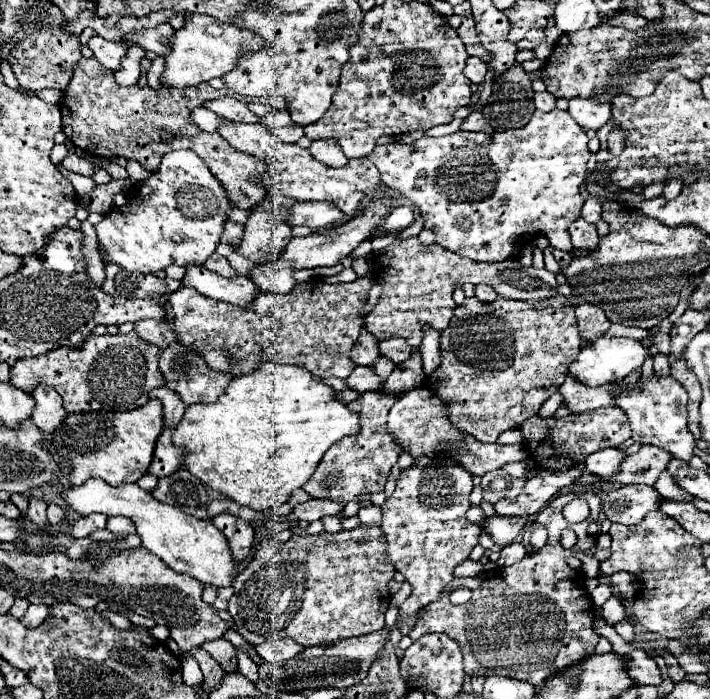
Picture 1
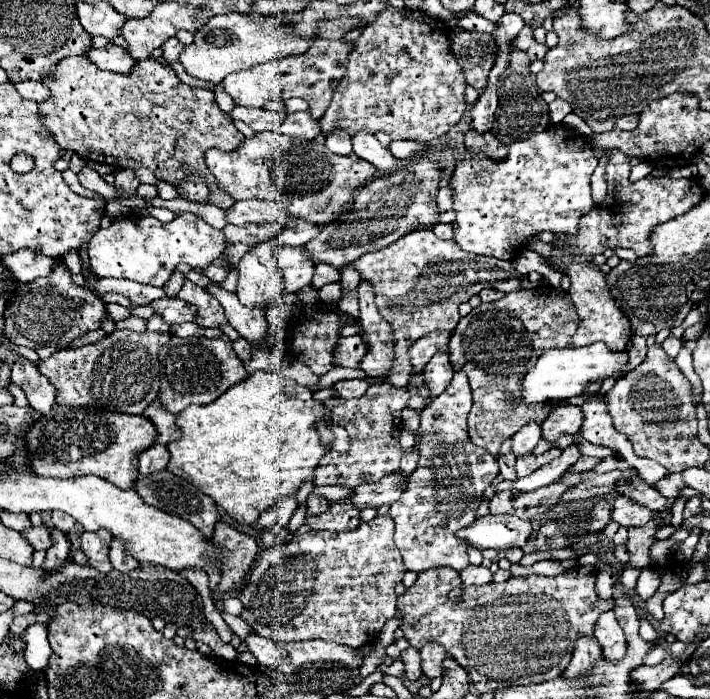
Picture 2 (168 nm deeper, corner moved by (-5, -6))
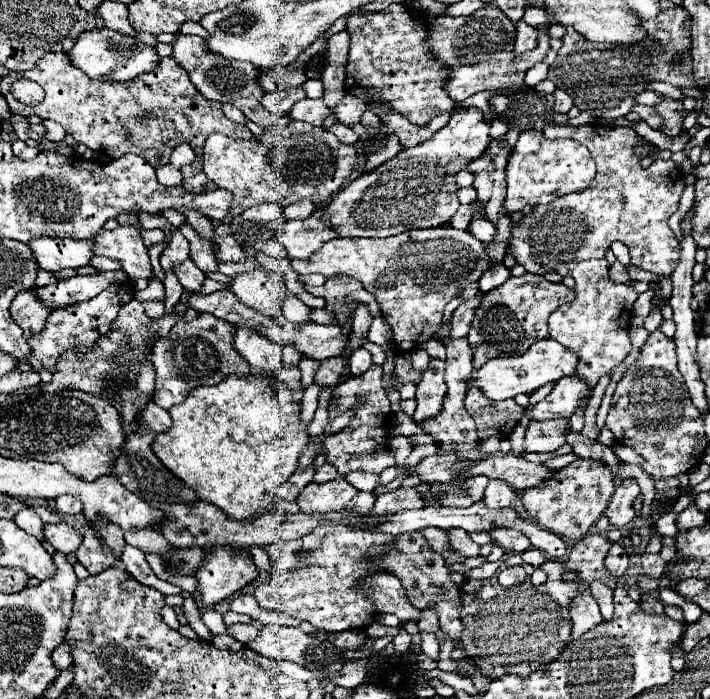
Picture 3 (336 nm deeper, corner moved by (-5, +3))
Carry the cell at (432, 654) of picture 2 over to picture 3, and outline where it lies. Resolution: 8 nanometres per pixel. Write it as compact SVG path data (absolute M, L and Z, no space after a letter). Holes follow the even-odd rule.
M430 608L422 610L422 616L418 620L418 628L420 628L420 632L432 632L432 634L436 634L440 630L438 628L438 616L436 616L436 612L432 612Z

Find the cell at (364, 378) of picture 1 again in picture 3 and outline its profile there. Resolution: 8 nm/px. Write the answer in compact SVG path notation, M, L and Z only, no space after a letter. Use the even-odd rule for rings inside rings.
M344 358L322 360L320 362L320 368L318 368L316 376L314 376L314 382L322 384L322 386L328 386L328 388L334 388L336 384L344 382L344 372L346 372Z

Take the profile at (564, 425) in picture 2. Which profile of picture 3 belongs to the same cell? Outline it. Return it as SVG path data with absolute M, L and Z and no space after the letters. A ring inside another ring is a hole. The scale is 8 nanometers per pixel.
M570 418L532 422L526 430L524 452L556 452L566 444L566 432L570 430Z

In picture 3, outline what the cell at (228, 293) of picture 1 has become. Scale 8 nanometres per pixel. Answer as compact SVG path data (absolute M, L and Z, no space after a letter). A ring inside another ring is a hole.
M238 326L234 346L244 356L244 360L250 364L254 374L274 376L274 372L282 368L280 346L268 336L262 336L260 332L256 332L254 328Z

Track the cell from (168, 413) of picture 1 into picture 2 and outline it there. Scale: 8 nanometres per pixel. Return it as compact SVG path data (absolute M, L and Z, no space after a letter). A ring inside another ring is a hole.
M152 401L150 407L144 411L144 417L148 421L152 421L152 425L156 427L158 433L158 443L168 445L172 441L180 439L180 429L176 425L176 417L172 413L168 413L166 409L162 409L162 405L158 401Z

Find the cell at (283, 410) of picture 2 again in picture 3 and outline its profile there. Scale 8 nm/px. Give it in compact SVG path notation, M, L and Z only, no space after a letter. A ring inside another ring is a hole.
M248 374L246 378L228 376L218 386L194 388L182 404L170 408L174 424L168 432L156 436L152 450L162 464L190 484L202 500L216 504L230 518L248 520L276 500L278 486L294 474L302 450L310 444L310 434L302 428L300 404L290 400L290 396L294 396L294 390L286 388L282 380L262 374Z

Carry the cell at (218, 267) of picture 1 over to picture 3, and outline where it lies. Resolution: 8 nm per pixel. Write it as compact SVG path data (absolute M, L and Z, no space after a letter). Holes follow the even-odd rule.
M190 228L188 234L184 234L186 240L190 242L190 258L202 272L216 272L218 270L218 260L214 256L214 244L212 240L198 240L194 228Z

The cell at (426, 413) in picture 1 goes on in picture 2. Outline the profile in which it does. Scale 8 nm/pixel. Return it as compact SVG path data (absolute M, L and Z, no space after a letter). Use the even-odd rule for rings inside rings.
M528 423L524 425L514 437L512 437L512 453L516 455L526 455L532 453L532 449L536 447L536 443L542 437L542 425L540 423Z

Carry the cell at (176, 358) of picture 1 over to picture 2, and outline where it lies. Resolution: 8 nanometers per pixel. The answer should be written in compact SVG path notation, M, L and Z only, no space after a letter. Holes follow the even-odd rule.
M172 335L172 339L160 349L160 393L158 401L166 411L172 415L184 411L188 405L198 403L206 405L216 401L222 393L226 393L232 385L244 381L248 377L248 371L244 369L242 361L236 357L232 349L232 341L224 337L192 337L192 339L180 339Z

